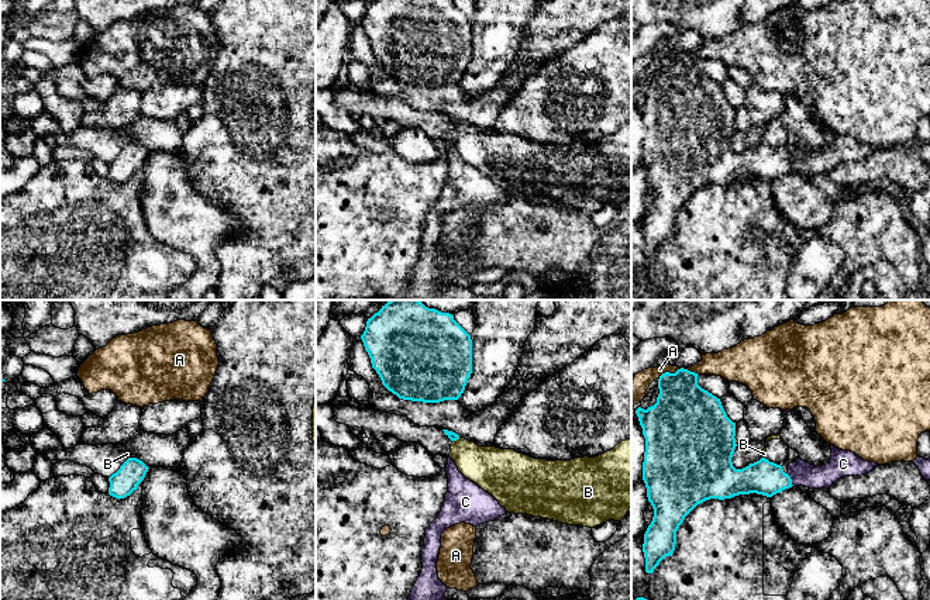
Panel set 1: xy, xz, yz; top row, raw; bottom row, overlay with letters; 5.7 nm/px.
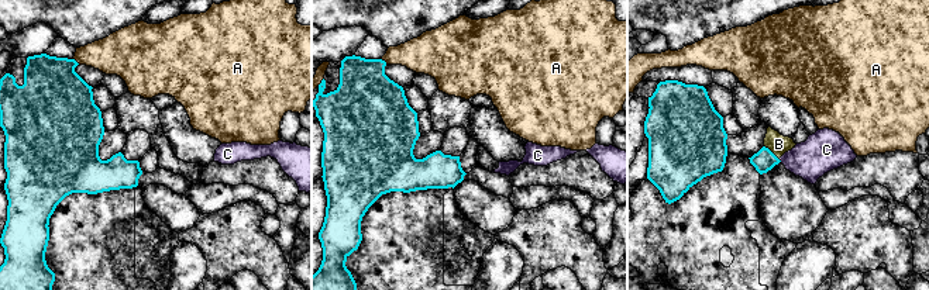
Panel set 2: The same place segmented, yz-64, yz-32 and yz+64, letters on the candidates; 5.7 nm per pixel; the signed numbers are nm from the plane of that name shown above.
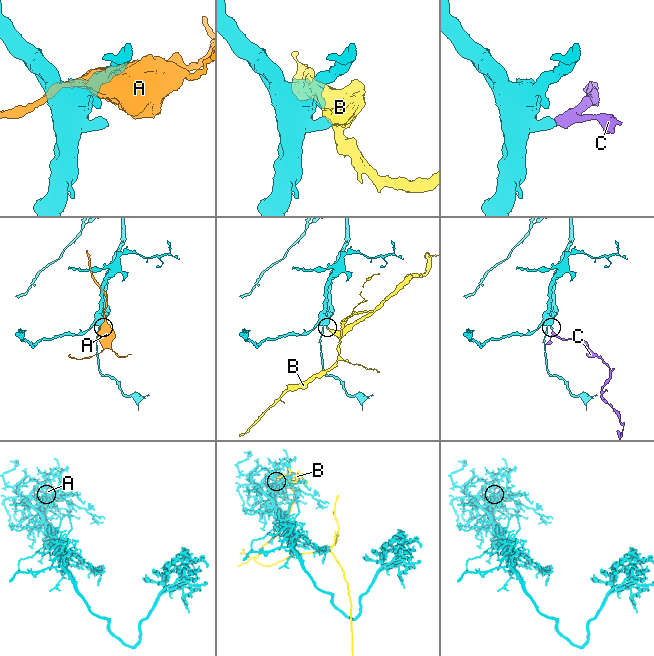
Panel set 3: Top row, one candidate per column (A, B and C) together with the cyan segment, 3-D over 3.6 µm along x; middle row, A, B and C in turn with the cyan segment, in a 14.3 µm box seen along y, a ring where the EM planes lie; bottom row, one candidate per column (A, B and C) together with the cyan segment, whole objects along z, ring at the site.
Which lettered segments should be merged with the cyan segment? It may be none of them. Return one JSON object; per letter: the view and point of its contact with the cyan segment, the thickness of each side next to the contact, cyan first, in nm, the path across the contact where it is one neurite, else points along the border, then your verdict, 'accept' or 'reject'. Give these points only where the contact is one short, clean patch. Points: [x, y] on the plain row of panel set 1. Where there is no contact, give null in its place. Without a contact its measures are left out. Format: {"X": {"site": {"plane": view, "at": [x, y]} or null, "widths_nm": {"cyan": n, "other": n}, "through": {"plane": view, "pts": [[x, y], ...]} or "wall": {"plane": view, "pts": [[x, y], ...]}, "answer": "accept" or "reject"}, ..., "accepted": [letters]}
{"A": {"site": {"plane": "yz", "at": [668, 57]}, "widths_nm": {"cyan": 340, "other": 160}, "wall": {"plane": "yz", "pts": [[681, 52], [674, 57], [662, 57], [658, 61]]}, "answer": "reject"}, "B": {"site": {"plane": "xz", "at": [455, 124]}, "widths_nm": {"cyan": 50, "other": 240}, "wall": {"plane": "xz", "pts": [[460, 123], [453, 126]]}, "answer": "reject"}, "C": {"site": {"plane": "yz", "at": [791, 164]}, "widths_nm": {"cyan": 200, "other": 140}, "through": {"plane": "yz", "pts": [[765, 162], [791, 164], [802, 158]]}, "answer": "accept"}, "accepted": ["C"]}

